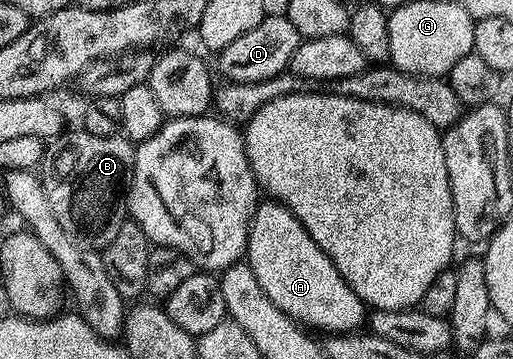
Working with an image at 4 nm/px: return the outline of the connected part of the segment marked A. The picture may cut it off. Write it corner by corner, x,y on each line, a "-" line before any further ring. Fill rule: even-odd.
263,202
256,207
251,219
245,262
253,270
257,282
261,282
261,290
269,294
273,306
280,308
285,315
300,325
311,330
320,328
323,334
355,334
362,329
359,328
362,324
364,327
369,312
362,298
347,285
345,278
341,278
337,266
333,266
325,250
321,250
321,246
313,242
309,230
301,226
298,218
285,205

